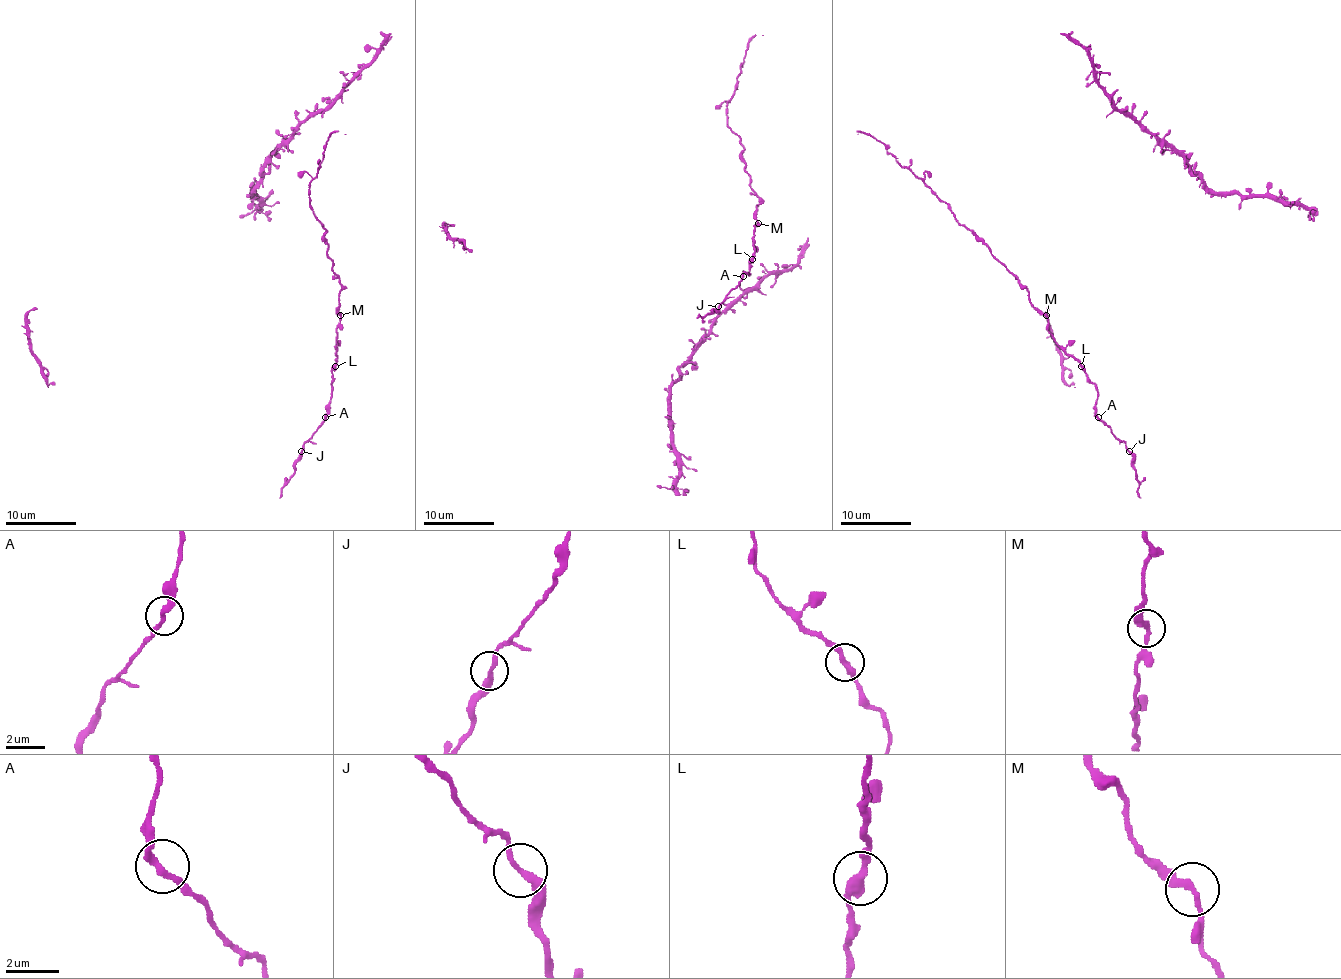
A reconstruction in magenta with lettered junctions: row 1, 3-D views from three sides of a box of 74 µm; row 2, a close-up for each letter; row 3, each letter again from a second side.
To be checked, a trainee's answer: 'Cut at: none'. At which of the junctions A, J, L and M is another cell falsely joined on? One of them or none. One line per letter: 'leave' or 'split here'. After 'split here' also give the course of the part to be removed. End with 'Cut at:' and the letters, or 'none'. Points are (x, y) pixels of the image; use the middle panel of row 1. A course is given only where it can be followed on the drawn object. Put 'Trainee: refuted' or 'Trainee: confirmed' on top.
Trainee: confirmed
A: leave
J: leave
L: leave
M: leave
Cut at: none

